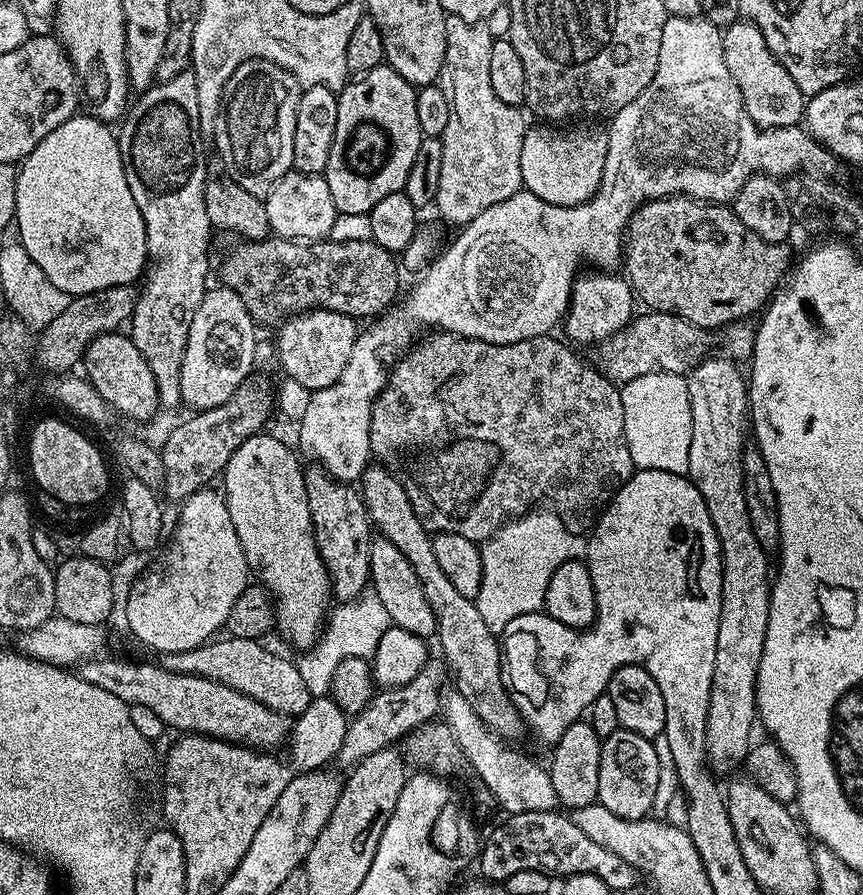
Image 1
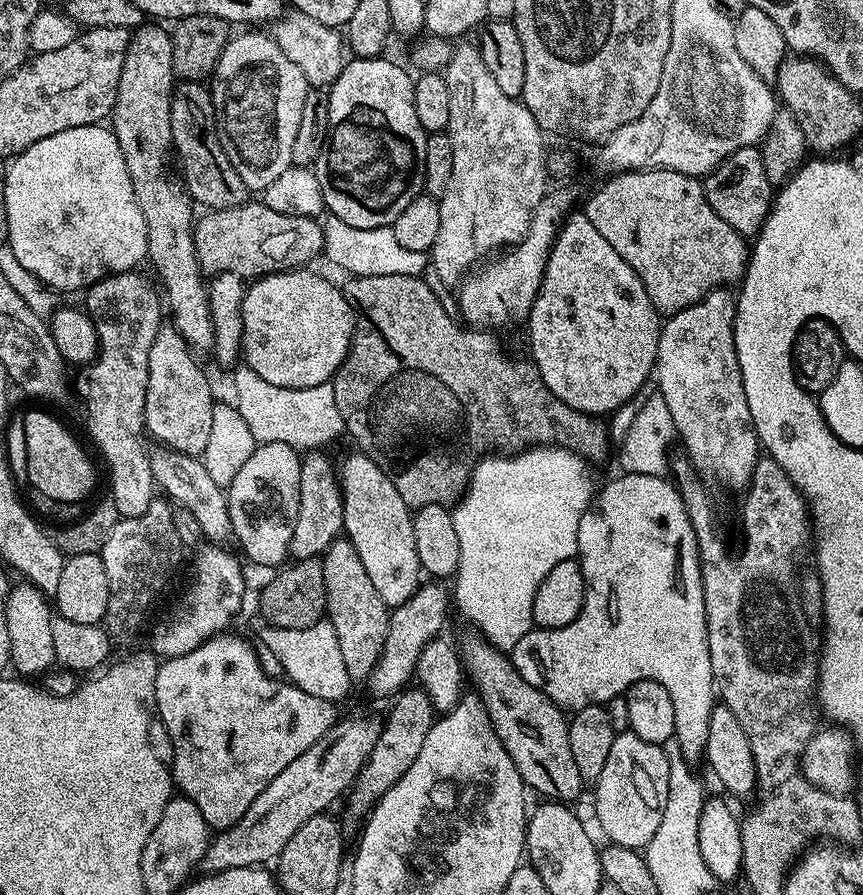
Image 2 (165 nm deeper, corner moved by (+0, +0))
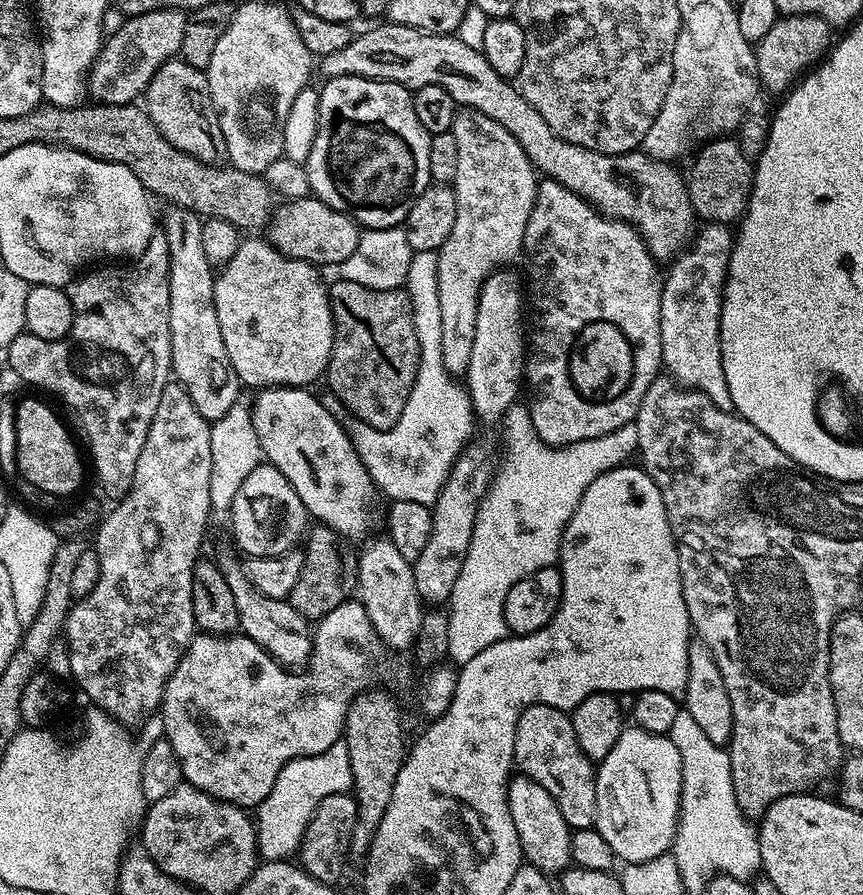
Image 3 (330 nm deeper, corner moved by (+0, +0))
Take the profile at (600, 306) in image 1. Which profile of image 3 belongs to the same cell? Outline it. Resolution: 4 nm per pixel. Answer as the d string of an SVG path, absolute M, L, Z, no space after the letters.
M547 178L539 181L536 190L536 205L530 210L530 222L526 222L522 260L528 263L526 272L526 300L530 305L530 335L526 340L526 363L524 380L526 381L526 407L532 419L532 428L536 437L553 448L562 448L565 444L582 442L590 438L598 438L602 434L610 434L622 426L633 423L638 414L638 406L642 406L642 397L650 390L650 382L661 375L663 365L662 334L659 330L660 307L662 306L662 268L645 246L644 239L630 224L623 220L612 220L597 212L578 194L566 190L557 180Z

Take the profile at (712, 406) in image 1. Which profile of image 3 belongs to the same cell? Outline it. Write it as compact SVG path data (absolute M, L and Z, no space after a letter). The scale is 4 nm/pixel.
M703 225L688 248L667 267L660 307L663 367L681 387L707 393L723 412L733 411L733 399L722 369L720 320L725 278L734 244L733 231L727 225Z

